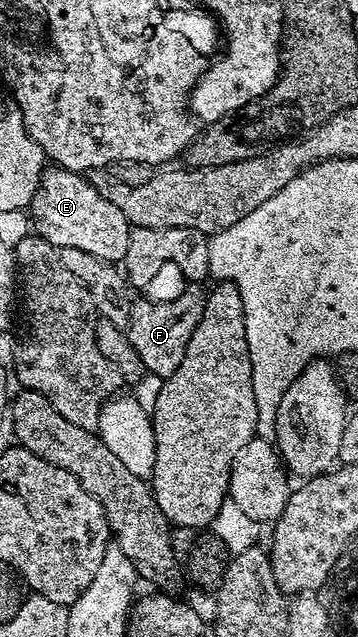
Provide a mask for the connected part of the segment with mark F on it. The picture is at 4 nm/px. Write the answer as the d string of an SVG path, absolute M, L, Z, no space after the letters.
M189 285L182 295L177 295L174 299L165 299L162 303L141 299L130 306L127 334L135 353L139 353L150 376L164 377L179 369L179 361L183 361L187 341L191 341L191 333L195 333L195 325L199 325L205 308L206 292L197 287L200 286Z

